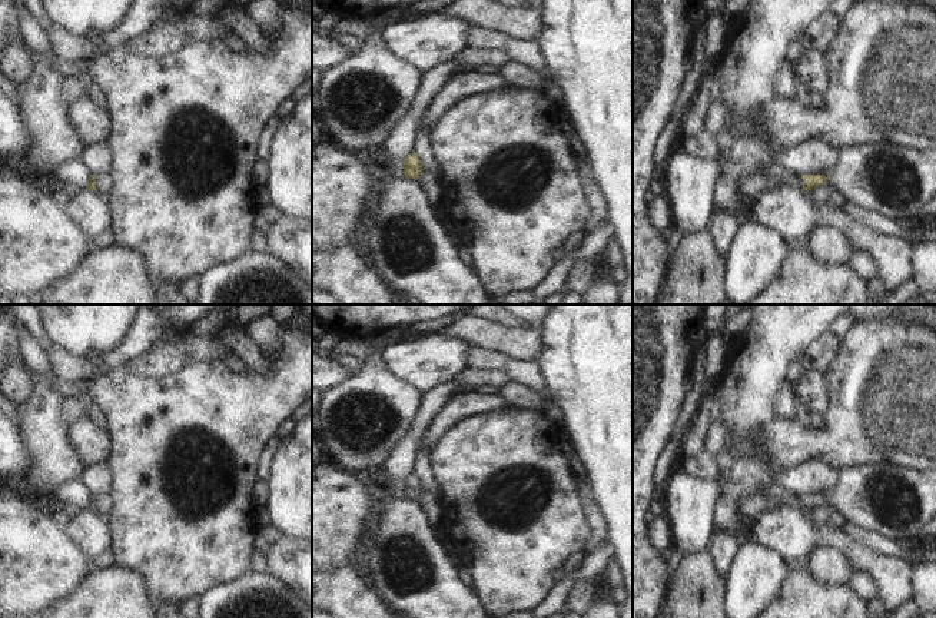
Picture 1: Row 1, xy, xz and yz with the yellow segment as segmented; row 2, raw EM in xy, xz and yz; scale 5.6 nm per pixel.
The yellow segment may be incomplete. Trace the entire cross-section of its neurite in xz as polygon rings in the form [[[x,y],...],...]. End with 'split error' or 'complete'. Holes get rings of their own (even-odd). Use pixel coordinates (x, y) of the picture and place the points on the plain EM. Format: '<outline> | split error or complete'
[[[415,472],[404,479],[404,496],[406,499],[418,499],[422,494],[422,484]]] | complete

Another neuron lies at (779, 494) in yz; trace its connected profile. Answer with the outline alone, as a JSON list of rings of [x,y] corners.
[[[777,484],[769,485],[763,489],[761,495],[783,506],[790,506],[799,511],[803,509],[801,495],[794,494],[793,491],[784,488],[783,485],[777,485]]]

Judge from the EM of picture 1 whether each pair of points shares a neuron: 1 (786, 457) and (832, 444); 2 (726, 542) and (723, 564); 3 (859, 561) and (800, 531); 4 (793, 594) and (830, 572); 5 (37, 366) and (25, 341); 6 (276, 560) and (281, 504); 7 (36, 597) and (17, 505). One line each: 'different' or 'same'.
1: same
2: same
3: same
4: different
5: same
6: different
7: same

